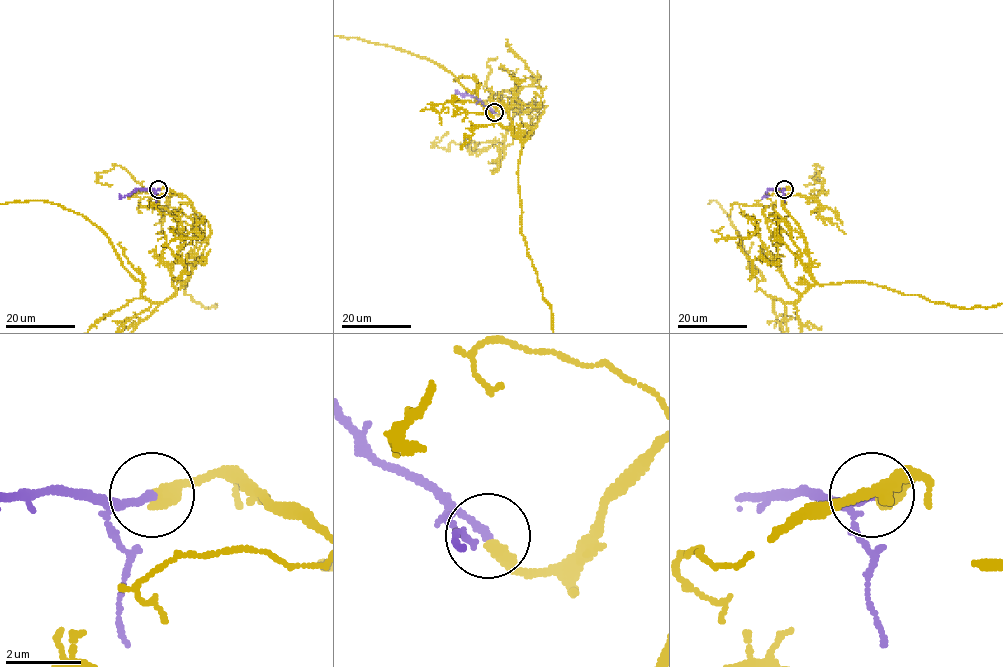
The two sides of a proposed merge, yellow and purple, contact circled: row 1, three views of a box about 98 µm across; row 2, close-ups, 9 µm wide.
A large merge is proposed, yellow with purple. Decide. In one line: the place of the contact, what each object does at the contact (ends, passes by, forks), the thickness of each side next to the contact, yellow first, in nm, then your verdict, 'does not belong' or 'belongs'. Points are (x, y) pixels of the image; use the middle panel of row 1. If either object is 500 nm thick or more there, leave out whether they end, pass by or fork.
place (494, 112); yellow ends; purple ends; calibres 400 and 200 nm; belongs

